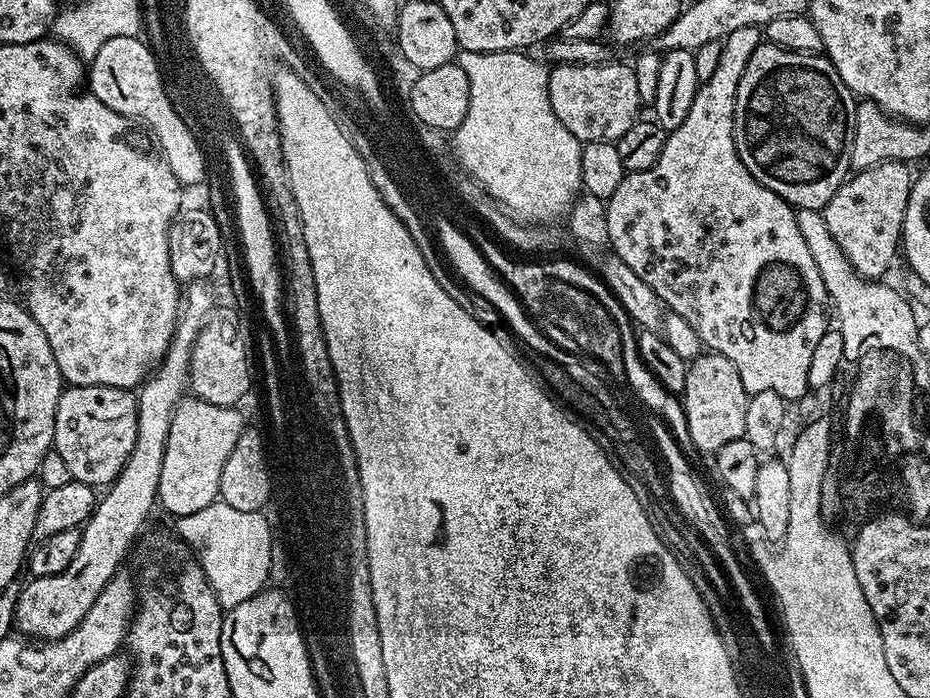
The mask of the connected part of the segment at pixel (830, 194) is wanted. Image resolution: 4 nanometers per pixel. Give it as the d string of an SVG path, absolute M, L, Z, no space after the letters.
M762 42L750 62L746 74L738 82L738 98L734 110L736 149L750 174L762 186L774 190L793 208L822 210L849 179L852 163L850 146L854 146L854 118L858 100L842 82L842 74L834 70L827 56L815 52L795 52L777 44Z

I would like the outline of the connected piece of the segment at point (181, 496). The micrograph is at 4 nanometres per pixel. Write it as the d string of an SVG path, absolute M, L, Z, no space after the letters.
M195 398L181 399L176 405L174 414L170 418L170 434L166 434L166 452L162 454L162 474L158 478L156 491L159 507L161 509L164 507L171 515L170 517L195 514L218 500L222 468L246 427L246 421L240 411L239 407L214 406L210 402Z

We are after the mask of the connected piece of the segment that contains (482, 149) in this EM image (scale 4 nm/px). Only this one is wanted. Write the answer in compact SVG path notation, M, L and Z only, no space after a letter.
M520 50L461 51L458 63L462 70L466 70L466 78L470 78L470 106L466 118L462 118L451 137L456 160L461 164L459 167L465 173L480 176L496 196L511 204L521 215L543 219L567 213L582 192L582 142L558 122L554 106L550 106L549 69Z

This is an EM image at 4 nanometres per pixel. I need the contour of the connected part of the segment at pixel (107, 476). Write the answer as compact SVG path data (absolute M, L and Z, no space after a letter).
M68 386L61 391L54 414L52 447L62 454L73 480L107 486L126 466L138 438L137 393L110 386Z

